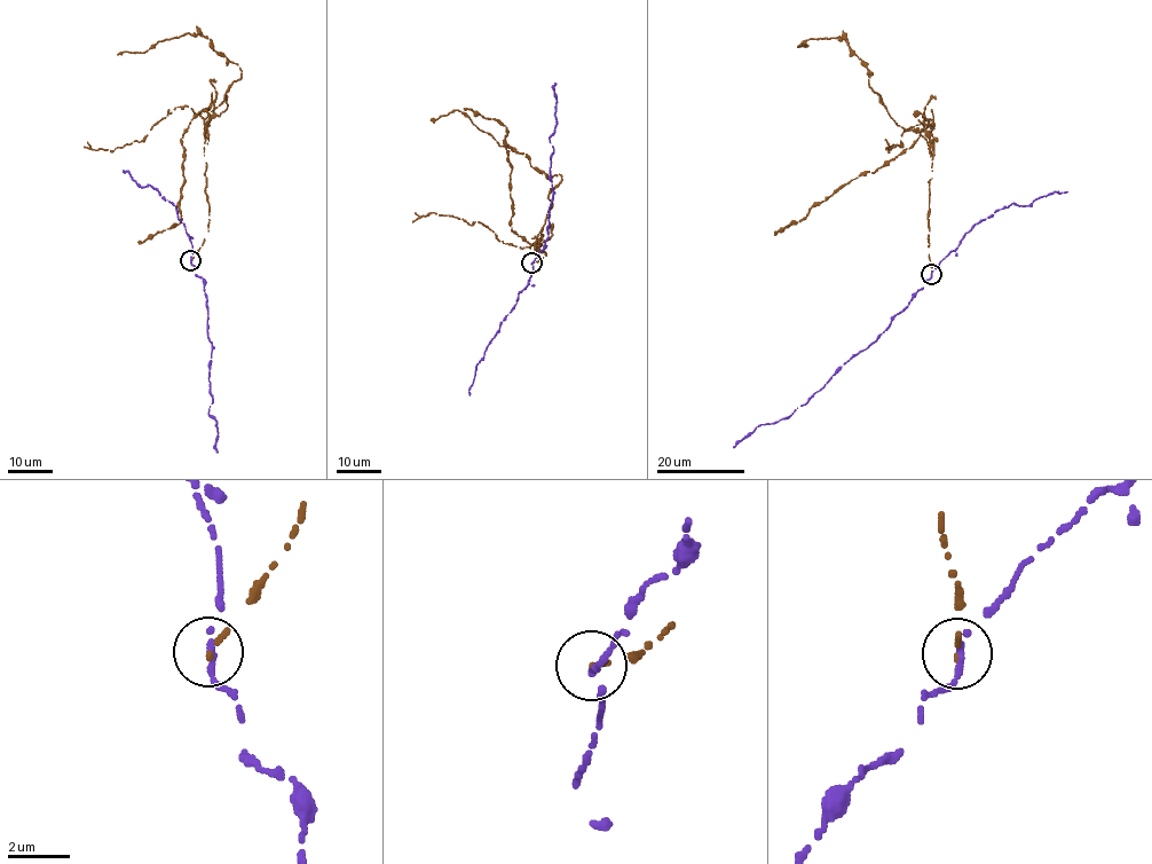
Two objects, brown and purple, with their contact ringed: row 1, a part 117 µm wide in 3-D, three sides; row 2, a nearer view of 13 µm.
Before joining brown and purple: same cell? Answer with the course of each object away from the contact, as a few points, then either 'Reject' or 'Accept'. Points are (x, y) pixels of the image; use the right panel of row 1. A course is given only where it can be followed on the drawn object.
Course of brown: (931, 274), (932, 154), (925, 138), (896, 123), (844, 39), (804, 46). Course of purple: (931, 274), (890, 326), (865, 350), (853, 355), (804, 405), (776, 422), (758, 425), (733, 447). Reject

